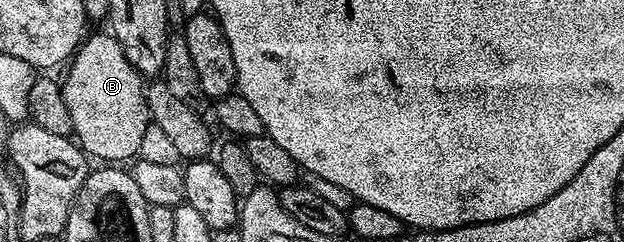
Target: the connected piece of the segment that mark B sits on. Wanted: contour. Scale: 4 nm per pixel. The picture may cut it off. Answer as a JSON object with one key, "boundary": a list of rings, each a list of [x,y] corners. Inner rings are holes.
{"boundary":[[[90,33],[77,47],[68,63],[69,75],[63,78],[63,89],[67,108],[71,112],[73,134],[81,149],[90,159],[102,158],[102,163],[105,164],[125,164],[128,158],[133,160],[138,157],[139,143],[143,140],[143,132],[147,132],[147,128],[151,124],[148,104],[145,99],[147,86],[141,73],[131,64],[131,60],[127,60],[127,56],[123,56],[123,48],[119,48],[112,33],[104,33]]]}

